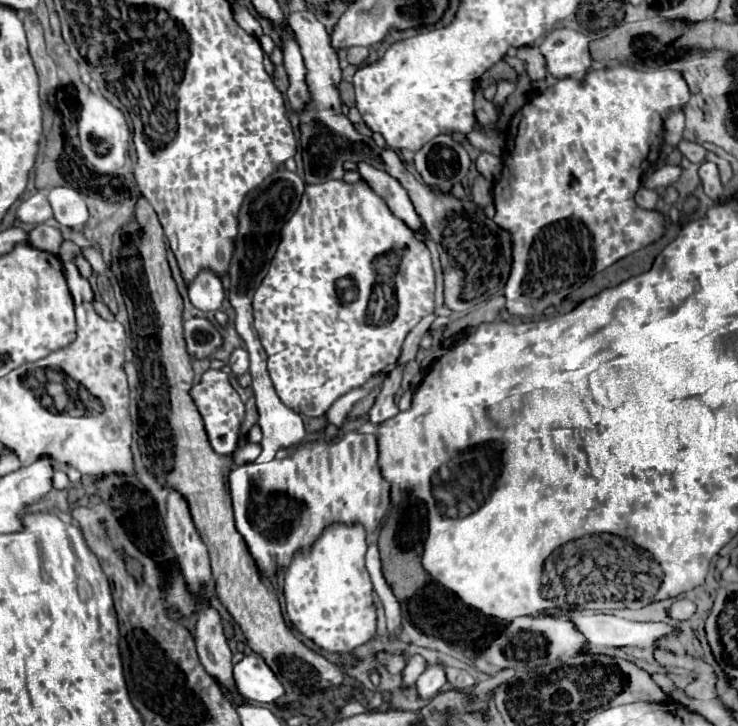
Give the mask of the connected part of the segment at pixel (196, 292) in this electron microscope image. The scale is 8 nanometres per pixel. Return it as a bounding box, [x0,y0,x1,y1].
[188,271,224,311]

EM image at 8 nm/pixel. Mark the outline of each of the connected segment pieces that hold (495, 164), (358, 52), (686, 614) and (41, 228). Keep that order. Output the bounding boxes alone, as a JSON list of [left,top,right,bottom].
[[476,153,502,181],[348,47,368,65],[668,599,696,621],[28,225,62,253]]

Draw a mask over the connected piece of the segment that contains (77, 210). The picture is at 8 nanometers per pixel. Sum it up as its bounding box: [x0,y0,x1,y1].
[48,187,88,231]

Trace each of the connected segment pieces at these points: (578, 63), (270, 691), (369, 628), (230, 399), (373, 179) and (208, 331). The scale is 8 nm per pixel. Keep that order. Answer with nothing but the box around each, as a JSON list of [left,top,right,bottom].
[[540,27,592,79],[232,653,284,703],[284,525,376,653],[190,369,244,455],[358,163,422,231],[184,317,222,359]]

